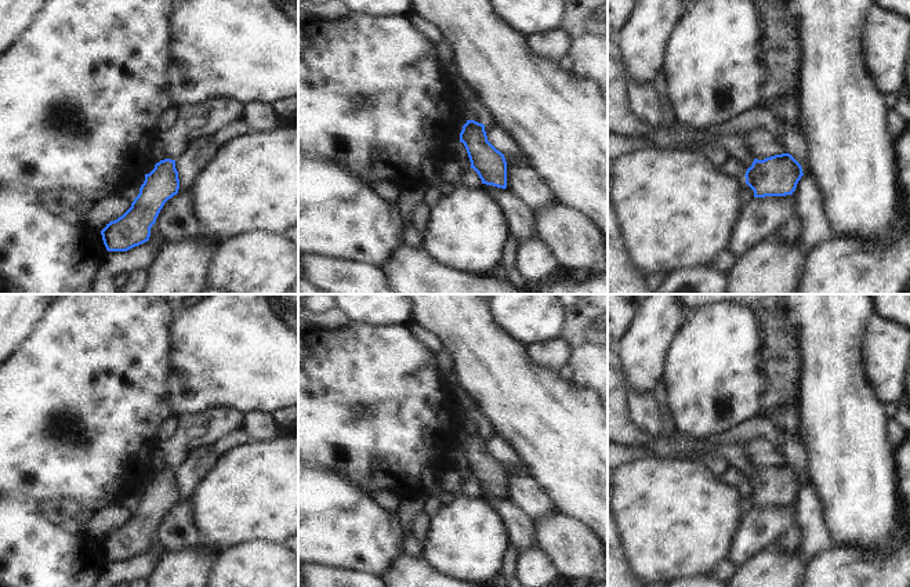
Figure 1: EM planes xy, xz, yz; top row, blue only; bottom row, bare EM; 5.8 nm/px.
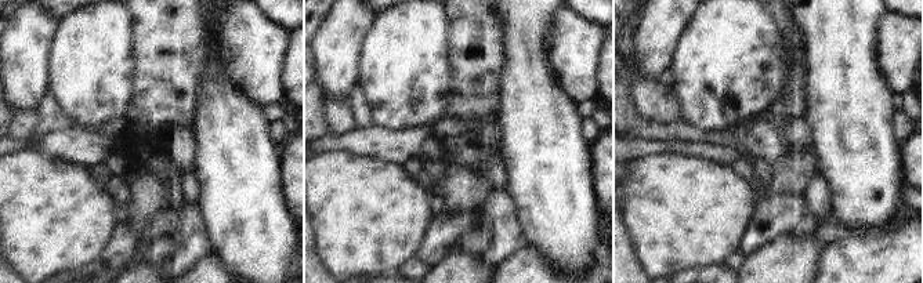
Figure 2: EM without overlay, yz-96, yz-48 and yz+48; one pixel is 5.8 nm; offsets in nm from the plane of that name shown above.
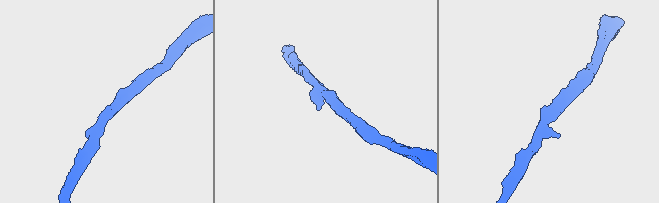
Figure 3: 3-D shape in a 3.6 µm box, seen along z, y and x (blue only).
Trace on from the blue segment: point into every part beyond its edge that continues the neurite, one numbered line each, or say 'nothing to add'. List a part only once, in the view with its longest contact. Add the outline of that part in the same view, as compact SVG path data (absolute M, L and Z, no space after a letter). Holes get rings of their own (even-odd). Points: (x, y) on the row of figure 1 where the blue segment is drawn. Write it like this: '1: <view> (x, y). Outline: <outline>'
1: yz (733, 142). Outline: M722 131L714 137L714 139L724 146L730 156L737 157L748 169L754 162L754 156L747 148L743 137L739 133Z

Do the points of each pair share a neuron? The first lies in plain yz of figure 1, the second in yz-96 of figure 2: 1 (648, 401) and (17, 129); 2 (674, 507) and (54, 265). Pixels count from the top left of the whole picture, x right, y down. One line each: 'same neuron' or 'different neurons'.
1: same neuron
2: same neuron

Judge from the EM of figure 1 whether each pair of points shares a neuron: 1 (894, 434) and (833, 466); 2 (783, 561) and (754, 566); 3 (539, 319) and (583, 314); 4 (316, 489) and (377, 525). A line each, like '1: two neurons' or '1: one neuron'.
1: two neurons
2: one neuron
3: two neurons
4: one neuron

